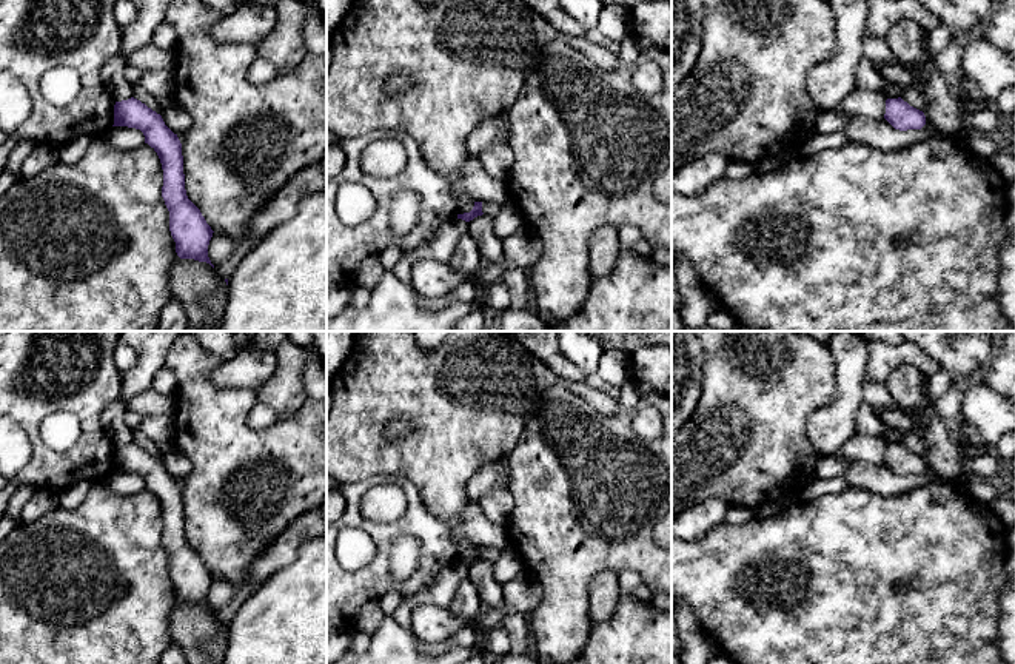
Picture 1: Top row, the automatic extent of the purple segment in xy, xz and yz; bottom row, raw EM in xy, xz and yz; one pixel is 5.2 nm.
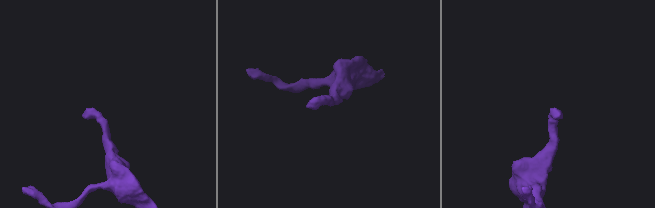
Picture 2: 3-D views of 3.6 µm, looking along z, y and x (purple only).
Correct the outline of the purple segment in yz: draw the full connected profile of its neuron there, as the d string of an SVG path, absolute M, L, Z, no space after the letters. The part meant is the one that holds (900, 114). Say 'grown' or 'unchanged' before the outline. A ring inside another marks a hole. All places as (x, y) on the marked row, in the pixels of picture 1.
unchanged; M901 97L886 100L884 119L899 131L921 129L926 125L924 112L910 106Z

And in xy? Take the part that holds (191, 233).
unchanged; M134 97L116 102L112 126L128 126L140 129L145 136L145 143L148 143L157 153L163 169L162 197L169 211L169 231L176 242L177 256L180 259L194 259L199 262L206 262L214 268L214 265L208 257L208 245L214 231L206 223L200 210L186 196L182 143L177 134L174 134L165 125L160 114L157 114L156 111L152 111L151 108L148 108L145 103L142 103Z

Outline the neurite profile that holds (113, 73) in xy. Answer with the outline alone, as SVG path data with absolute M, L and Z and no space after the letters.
M119 54L112 55L100 71L102 82L116 102L132 97L132 85L125 79L126 60Z

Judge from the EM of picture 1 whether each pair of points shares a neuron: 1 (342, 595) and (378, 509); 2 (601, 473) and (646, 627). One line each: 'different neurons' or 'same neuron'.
1: different neurons
2: different neurons

